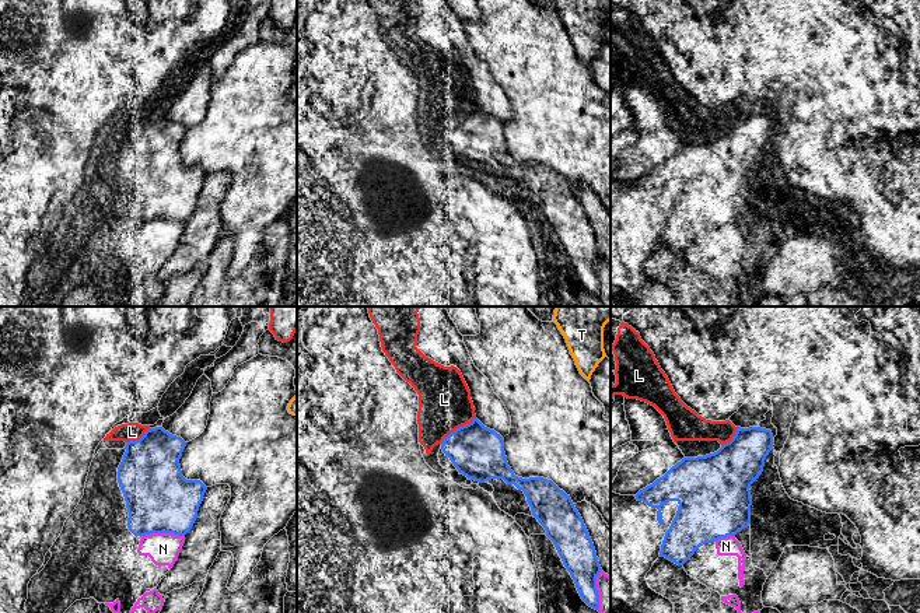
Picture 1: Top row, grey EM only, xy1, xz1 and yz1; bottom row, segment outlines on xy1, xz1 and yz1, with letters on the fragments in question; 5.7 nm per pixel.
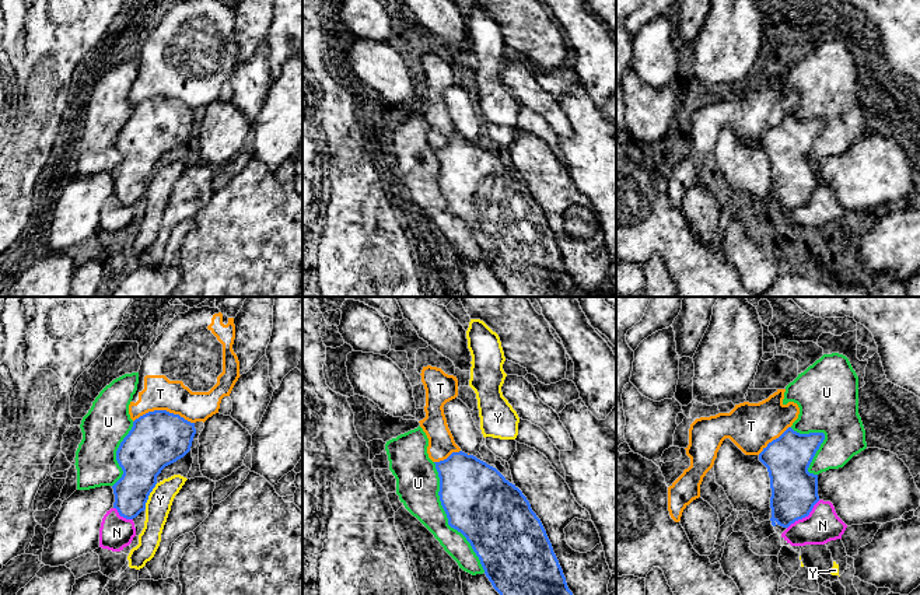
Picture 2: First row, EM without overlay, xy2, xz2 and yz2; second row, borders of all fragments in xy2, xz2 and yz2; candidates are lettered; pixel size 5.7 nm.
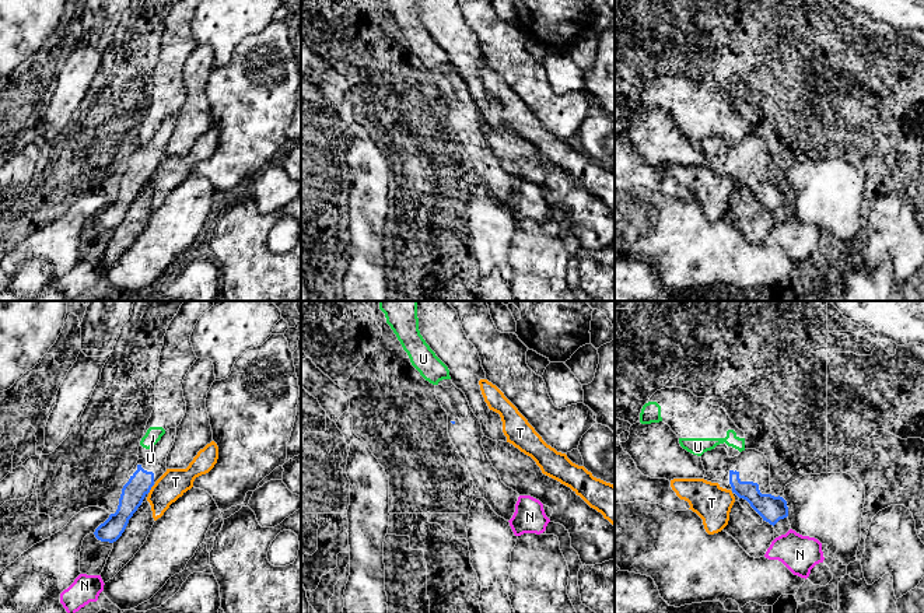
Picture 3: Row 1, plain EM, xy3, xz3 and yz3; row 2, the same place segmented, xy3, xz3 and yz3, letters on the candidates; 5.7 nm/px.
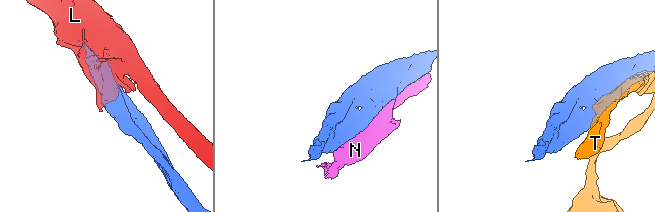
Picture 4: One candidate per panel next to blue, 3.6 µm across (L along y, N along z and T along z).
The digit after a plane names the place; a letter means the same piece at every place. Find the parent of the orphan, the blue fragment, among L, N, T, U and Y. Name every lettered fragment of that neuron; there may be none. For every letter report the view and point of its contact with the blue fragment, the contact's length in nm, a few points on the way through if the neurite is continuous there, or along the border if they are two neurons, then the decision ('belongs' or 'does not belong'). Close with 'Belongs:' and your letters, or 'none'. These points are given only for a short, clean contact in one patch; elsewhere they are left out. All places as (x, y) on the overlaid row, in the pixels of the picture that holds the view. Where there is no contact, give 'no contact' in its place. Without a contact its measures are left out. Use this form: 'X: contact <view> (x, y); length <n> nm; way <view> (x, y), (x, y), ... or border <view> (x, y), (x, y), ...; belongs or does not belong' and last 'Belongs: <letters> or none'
L: contact xz1 (457, 428); length 260 nm; does not belong
N: contact xy1 (163, 532); length 240 nm; does not belong
T: contact xy2 (164, 410); length 360 nm; does not belong
U: contact xz2 (447, 517); length 700 nm; does not belong
Y: contact xy2 (149, 494); length 170 nm; border xy2 (157, 483), (144, 508); does not belong
Belongs: none

